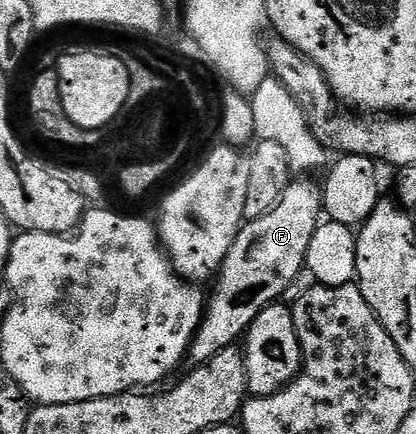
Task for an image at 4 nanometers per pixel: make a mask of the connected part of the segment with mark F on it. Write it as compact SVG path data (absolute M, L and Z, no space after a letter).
M294 178L271 213L250 219L242 226L212 284L213 292L208 292L205 314L189 347L190 364L204 365L223 349L234 346L248 331L251 321L265 307L278 302L281 294L296 281L297 274L306 270L307 249L323 215L322 188L309 179L312 178Z

